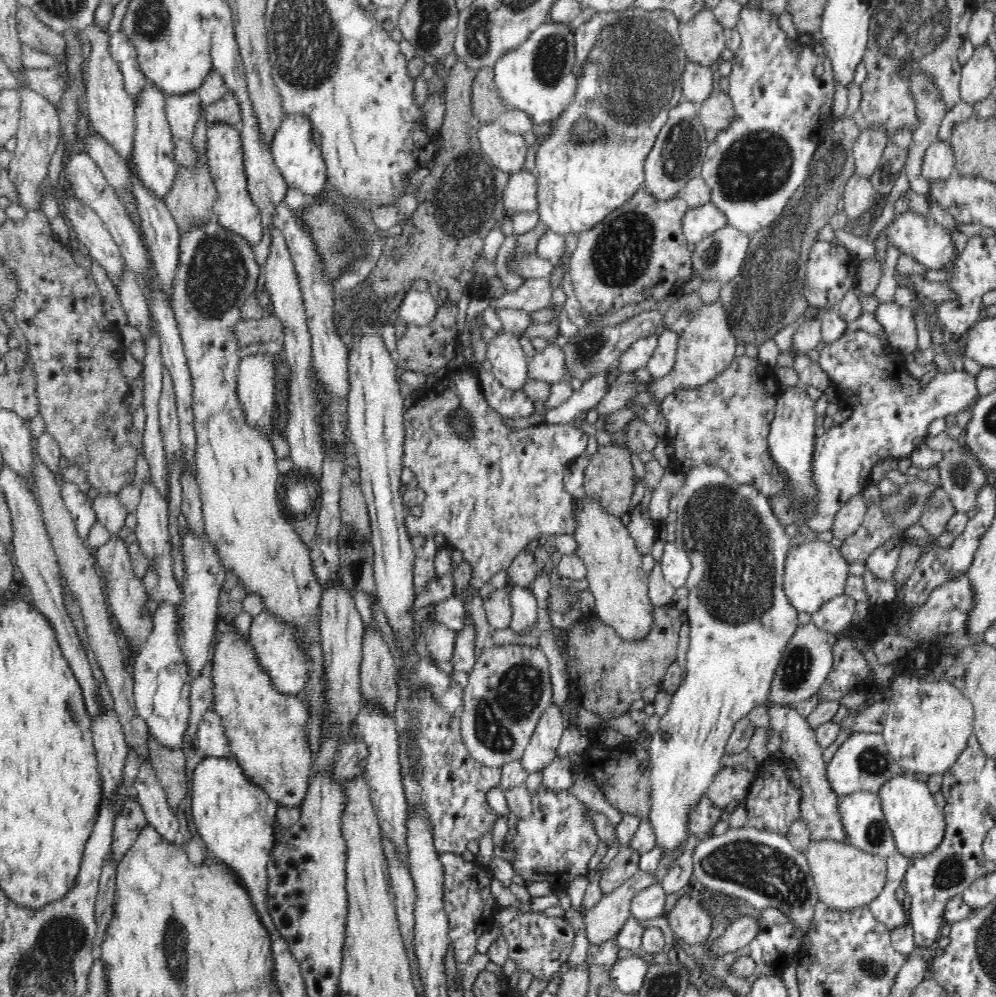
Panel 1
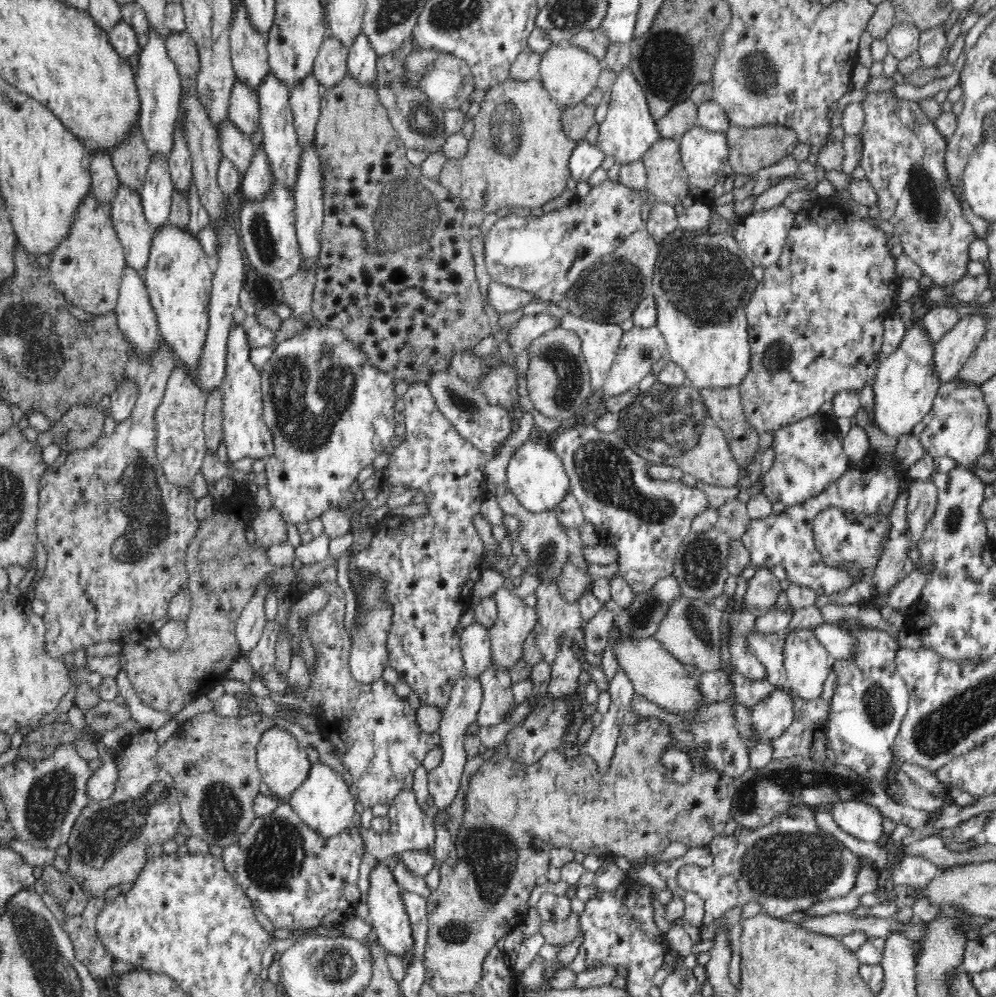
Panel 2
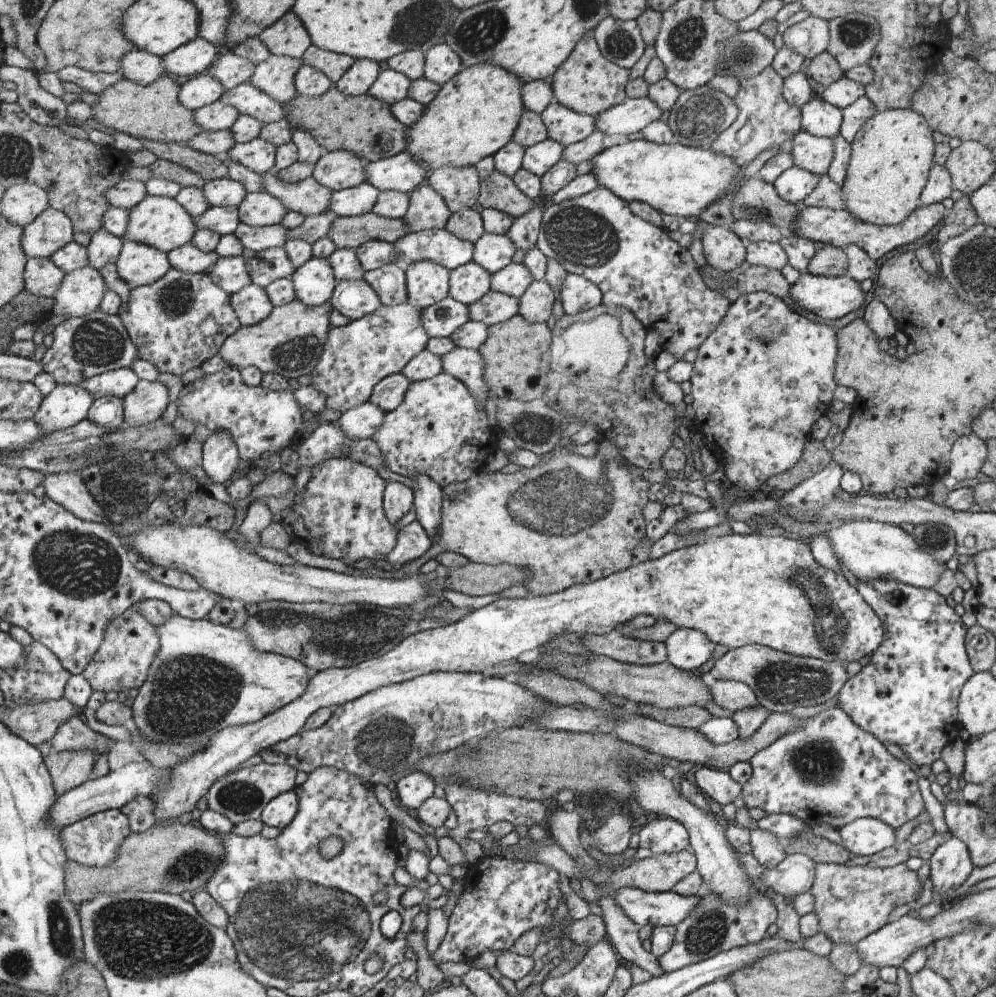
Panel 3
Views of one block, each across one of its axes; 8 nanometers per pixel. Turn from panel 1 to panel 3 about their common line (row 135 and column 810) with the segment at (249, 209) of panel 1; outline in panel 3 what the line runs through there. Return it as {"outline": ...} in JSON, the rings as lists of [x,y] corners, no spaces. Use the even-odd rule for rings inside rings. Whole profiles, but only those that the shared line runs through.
{"outline":[[[942,203],[930,204],[929,206],[920,206],[901,224],[877,226],[856,219],[856,216],[853,216],[847,209],[805,207],[801,205],[793,234],[814,241],[817,245],[833,245],[842,250],[850,244],[856,244],[860,246],[872,260],[877,261],[885,254],[890,254],[890,252],[894,252],[894,250],[900,250],[902,246],[908,246],[908,244],[914,245],[916,240],[924,238],[947,214],[948,211],[944,208]]]}

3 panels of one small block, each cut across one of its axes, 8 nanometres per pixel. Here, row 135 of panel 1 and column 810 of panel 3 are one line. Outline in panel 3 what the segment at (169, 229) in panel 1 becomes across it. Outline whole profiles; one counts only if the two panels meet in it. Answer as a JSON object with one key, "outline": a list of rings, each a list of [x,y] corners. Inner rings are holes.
{"outline":[[[819,94],[801,108],[801,131],[816,137],[835,138],[843,120],[842,110],[826,103]]]}

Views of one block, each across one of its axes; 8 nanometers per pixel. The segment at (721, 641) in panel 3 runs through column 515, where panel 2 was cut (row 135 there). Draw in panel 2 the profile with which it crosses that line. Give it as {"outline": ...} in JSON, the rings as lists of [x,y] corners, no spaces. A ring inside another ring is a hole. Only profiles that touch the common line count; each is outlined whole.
{"outline":[[[627,67],[617,74],[614,82],[612,99],[606,120],[600,124],[597,148],[605,155],[612,157],[620,165],[643,161],[644,154],[660,140],[657,124],[649,111],[648,100],[641,90],[638,80]]]}

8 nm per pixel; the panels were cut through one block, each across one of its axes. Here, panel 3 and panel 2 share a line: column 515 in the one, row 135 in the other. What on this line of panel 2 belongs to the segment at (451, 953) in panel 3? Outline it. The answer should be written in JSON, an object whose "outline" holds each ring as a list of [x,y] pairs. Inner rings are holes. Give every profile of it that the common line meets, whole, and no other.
{"outline":[[[894,89],[888,92],[870,92],[862,100],[861,106],[865,115],[863,128],[858,134],[863,143],[861,167],[876,191],[880,217],[892,224],[896,233],[899,233],[898,250],[910,256],[920,266],[922,274],[932,278],[933,284],[949,289],[966,276],[966,266],[970,260],[968,246],[977,236],[961,214],[960,204],[949,183],[944,161],[947,140],[938,132],[933,122],[926,118],[918,102],[896,98]]]}

